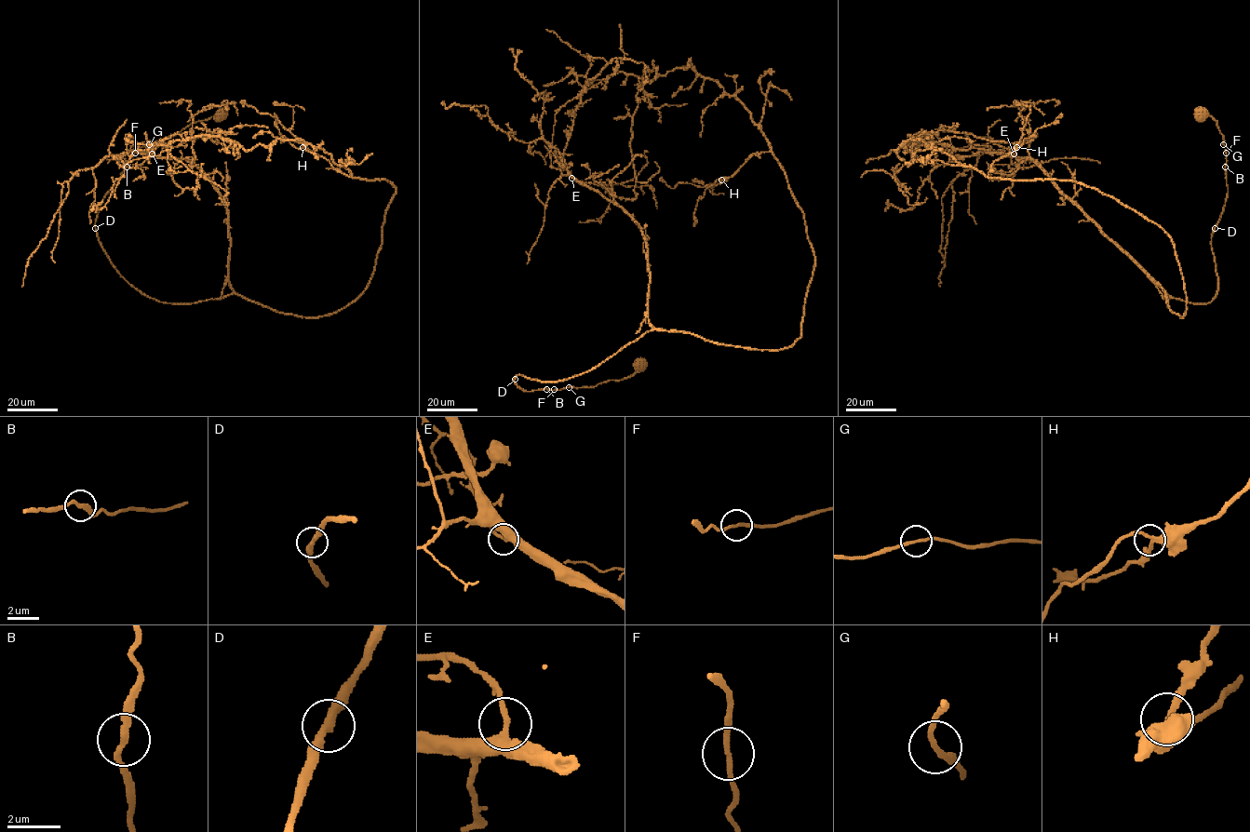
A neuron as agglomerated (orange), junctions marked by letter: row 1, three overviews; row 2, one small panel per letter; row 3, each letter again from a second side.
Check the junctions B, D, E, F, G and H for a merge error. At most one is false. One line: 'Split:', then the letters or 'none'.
Split: none

